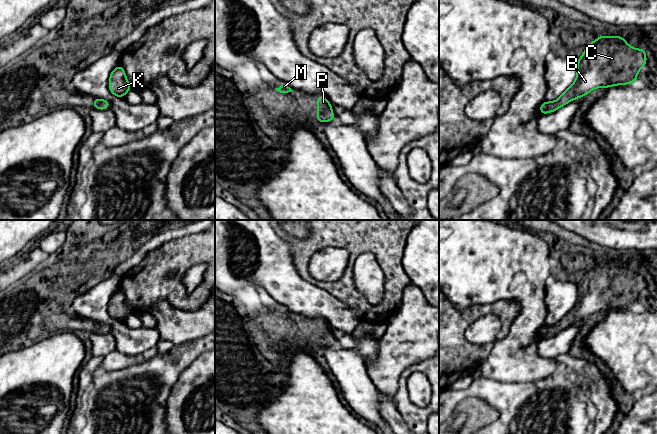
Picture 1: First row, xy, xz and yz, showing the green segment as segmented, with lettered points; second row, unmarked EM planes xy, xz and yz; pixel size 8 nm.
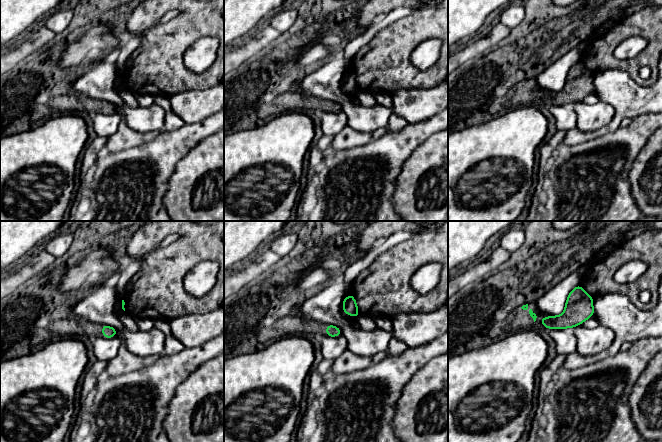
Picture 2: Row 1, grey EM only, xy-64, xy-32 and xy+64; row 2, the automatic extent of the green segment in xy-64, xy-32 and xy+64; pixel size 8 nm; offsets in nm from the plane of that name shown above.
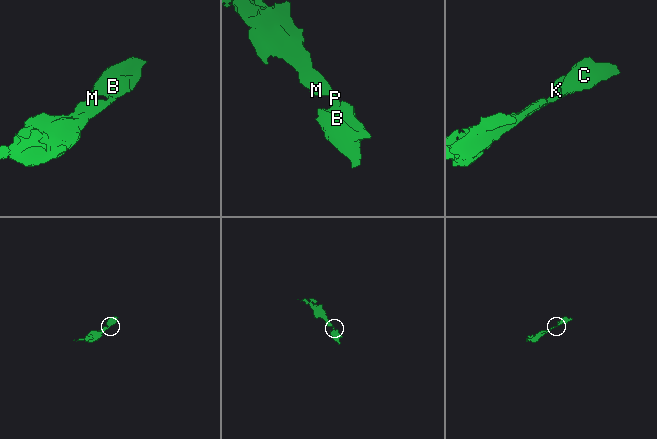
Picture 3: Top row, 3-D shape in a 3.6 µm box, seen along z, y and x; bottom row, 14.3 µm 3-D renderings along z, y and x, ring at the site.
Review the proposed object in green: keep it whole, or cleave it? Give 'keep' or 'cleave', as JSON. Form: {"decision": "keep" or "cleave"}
{"decision": "keep"}

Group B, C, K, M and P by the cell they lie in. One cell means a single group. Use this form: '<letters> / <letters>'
B C K M P

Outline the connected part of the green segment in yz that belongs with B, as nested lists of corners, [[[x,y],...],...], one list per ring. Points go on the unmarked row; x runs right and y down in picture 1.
[[[600,259],[595,265],[587,268],[583,279],[577,283],[577,300],[573,308],[556,325],[544,325],[539,331],[540,337],[544,339],[554,336],[596,312],[636,307],[639,294],[647,288],[646,274],[647,272],[642,274],[631,271],[623,260]]]

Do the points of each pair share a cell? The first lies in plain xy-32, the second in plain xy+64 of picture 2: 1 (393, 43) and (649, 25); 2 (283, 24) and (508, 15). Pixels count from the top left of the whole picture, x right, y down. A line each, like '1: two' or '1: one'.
1: one
2: one

